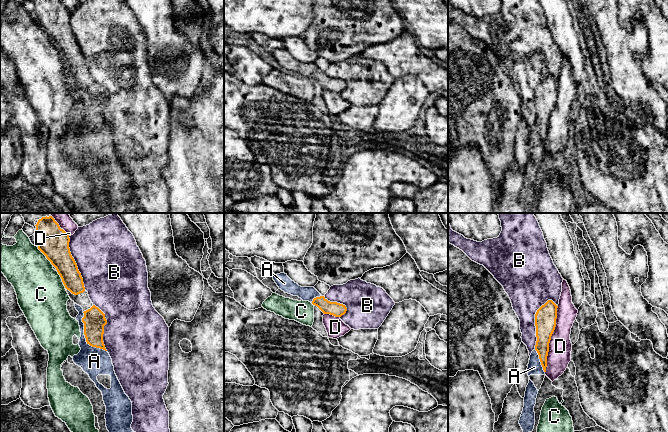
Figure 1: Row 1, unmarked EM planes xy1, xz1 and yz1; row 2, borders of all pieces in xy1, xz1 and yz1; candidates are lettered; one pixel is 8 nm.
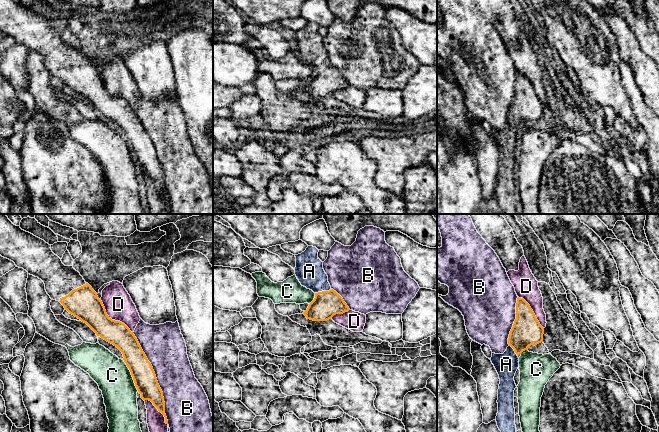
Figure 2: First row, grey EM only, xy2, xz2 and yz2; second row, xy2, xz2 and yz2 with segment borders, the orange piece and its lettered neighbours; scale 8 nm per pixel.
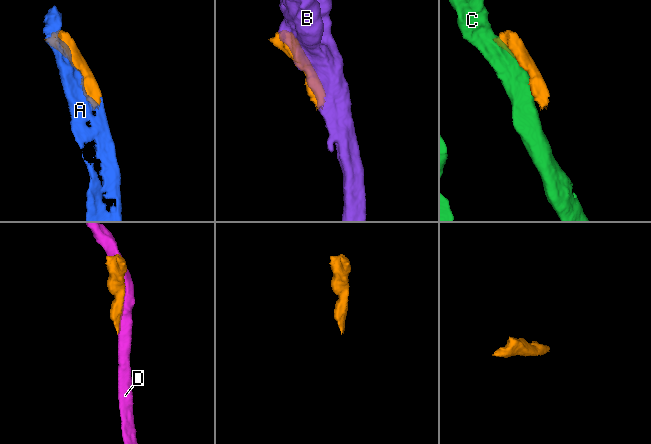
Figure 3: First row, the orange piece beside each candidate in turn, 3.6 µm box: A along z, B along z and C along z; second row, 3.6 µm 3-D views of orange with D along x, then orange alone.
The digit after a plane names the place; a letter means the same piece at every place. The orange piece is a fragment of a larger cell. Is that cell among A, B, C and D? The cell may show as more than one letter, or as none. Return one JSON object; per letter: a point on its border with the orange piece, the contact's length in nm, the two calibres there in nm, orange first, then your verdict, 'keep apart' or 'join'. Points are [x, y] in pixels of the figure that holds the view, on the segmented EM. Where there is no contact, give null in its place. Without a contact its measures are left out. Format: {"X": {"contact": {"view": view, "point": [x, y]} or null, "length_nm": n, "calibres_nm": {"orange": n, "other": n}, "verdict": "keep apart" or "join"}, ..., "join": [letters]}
{"A": {"contact": {"view": "xy1", "point": [85, 337]}, "length_nm": 380, "calibres_nm": {"orange": 180, "other": 220}, "verdict": "join"}, "B": {"contact": {"view": "xy2", "point": [156, 378]}, "length_nm": 800, "calibres_nm": {"orange": 180, "other": 320}, "verdict": "keep apart"}, "C": {"contact": {"view": "xy2", "point": [131, 374]}, "length_nm": 300, "calibres_nm": {"orange": 180, "other": 280}, "verdict": "keep apart"}, "D": {"contact": {"view": "yz1", "point": [550, 339]}, "length_nm": 550, "calibres_nm": {"orange": 180, "other": 190}, "verdict": "keep apart"}, "join": ["A"]}

